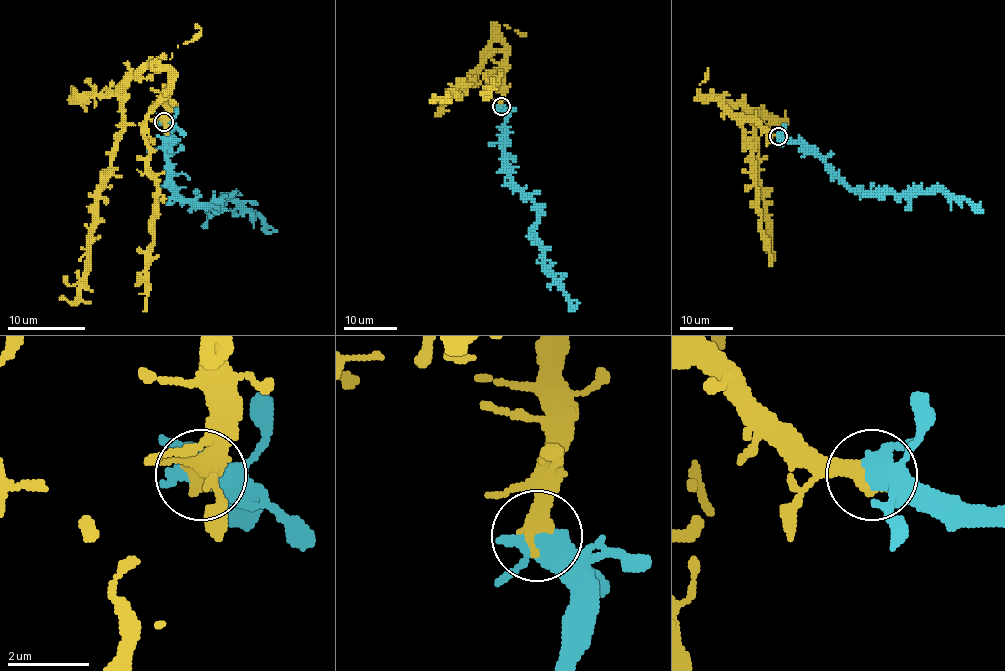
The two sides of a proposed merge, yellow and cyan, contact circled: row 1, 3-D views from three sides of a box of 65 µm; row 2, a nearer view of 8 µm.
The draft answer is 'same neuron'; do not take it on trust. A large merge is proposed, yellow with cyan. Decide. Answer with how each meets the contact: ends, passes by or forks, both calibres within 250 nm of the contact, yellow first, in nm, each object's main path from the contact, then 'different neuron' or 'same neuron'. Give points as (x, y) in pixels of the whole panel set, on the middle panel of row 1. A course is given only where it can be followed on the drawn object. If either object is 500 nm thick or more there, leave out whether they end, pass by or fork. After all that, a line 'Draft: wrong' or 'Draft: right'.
550 nm thick on the yellow side, 550 nm on the other; yellow runs (501, 106), (504, 45), (499, 39), (492, 42), (471, 86), (460, 86), (448, 98), (429, 102); cyan runs (501, 106), (505, 114), (503, 167), (532, 201), (537, 213), (535, 241), (545, 269), (572, 311); same neuron
Draft: right

